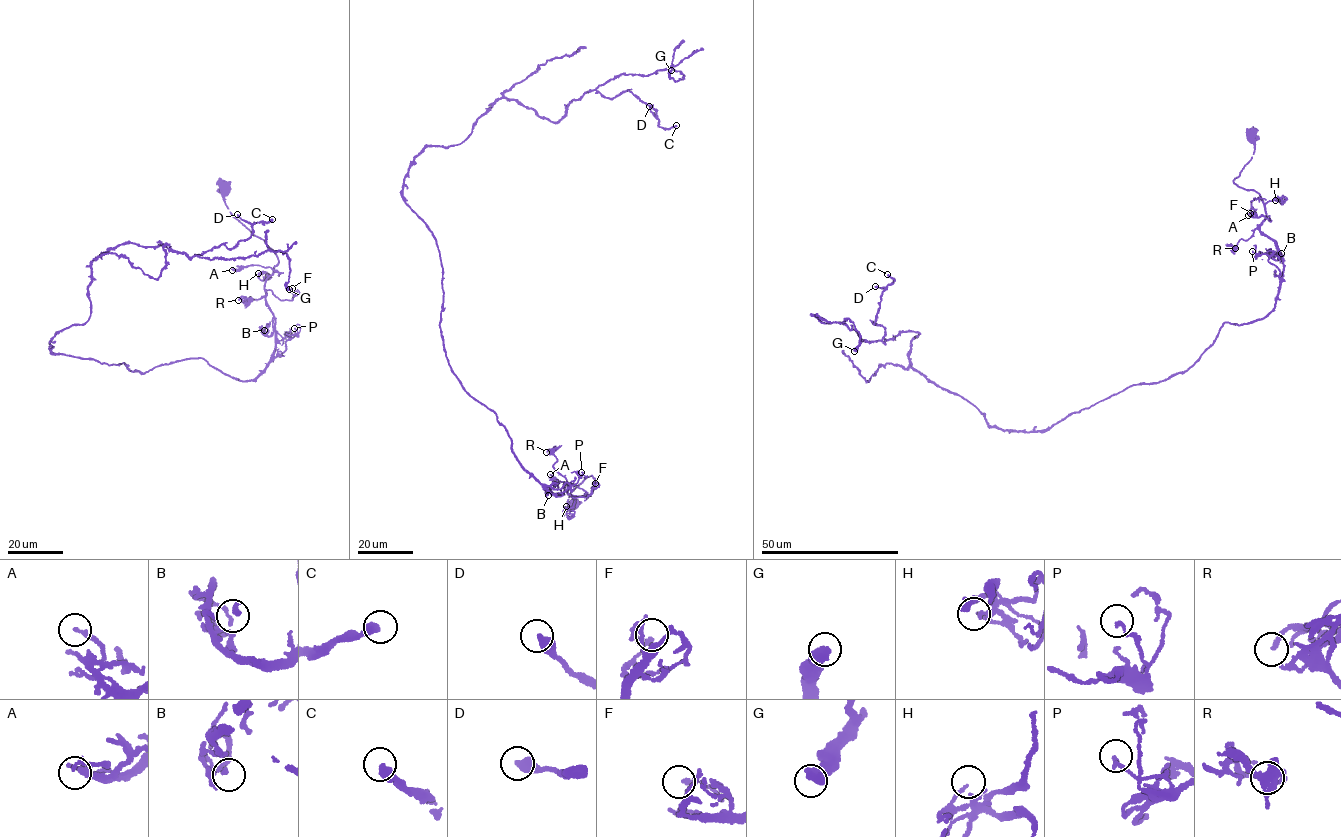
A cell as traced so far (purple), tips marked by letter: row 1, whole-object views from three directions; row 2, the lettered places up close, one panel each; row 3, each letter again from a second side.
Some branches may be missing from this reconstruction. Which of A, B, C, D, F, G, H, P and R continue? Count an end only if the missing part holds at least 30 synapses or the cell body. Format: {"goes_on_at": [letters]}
{"goes_on_at": []}

